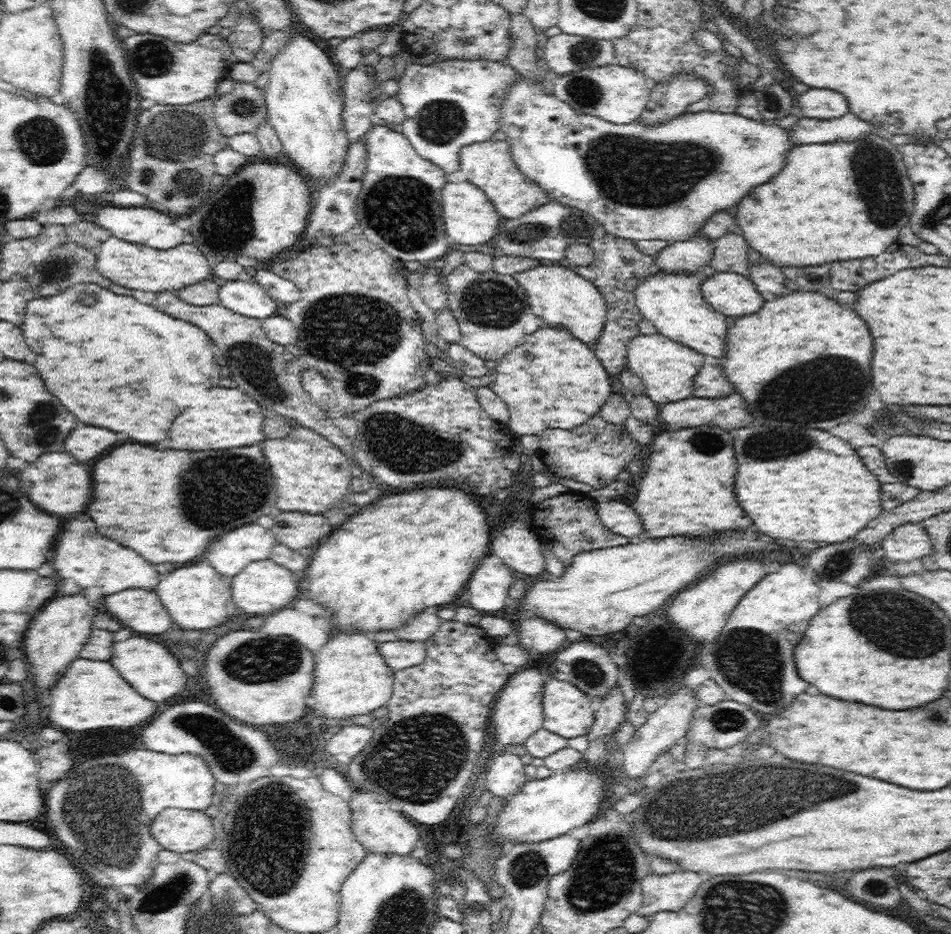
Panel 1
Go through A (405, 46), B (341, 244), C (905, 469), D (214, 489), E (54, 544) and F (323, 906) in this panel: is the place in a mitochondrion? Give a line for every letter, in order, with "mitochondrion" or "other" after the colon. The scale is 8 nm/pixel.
A: other
B: other
C: mitochondrion
D: mitochondrion
E: other
F: other

